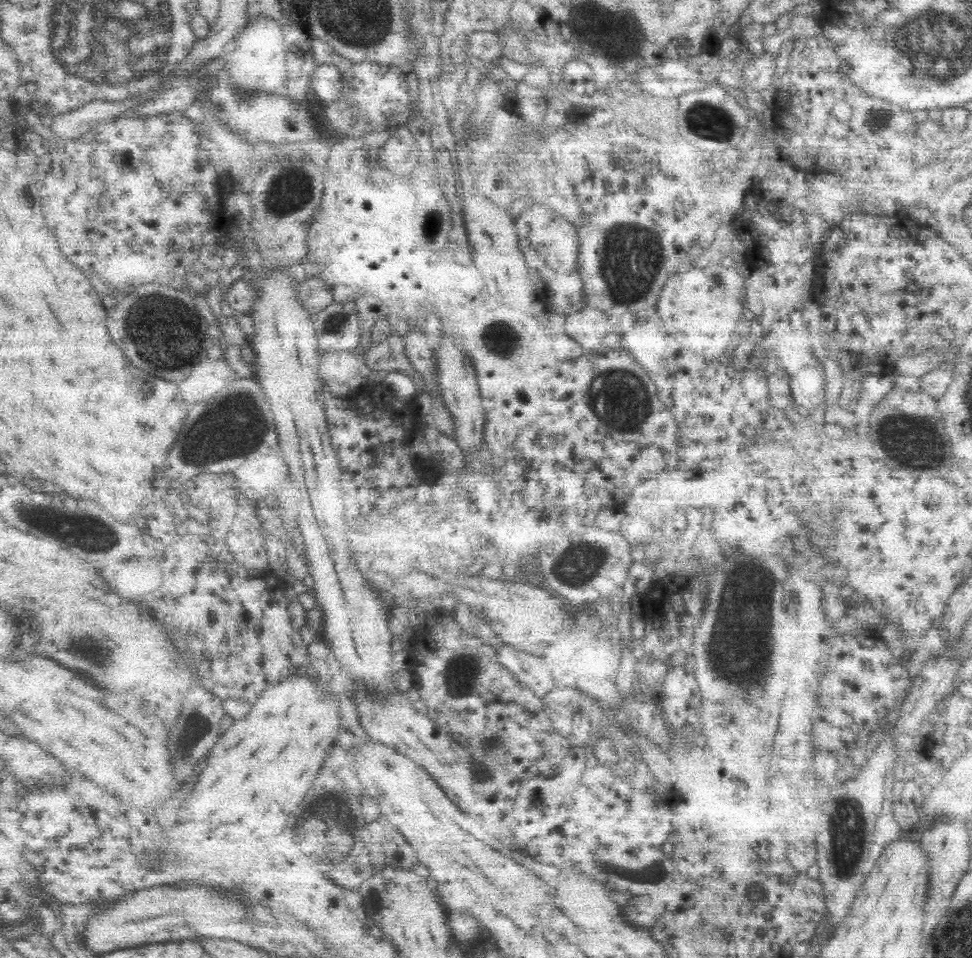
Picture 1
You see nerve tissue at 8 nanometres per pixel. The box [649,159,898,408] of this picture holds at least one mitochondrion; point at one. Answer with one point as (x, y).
(714, 280)

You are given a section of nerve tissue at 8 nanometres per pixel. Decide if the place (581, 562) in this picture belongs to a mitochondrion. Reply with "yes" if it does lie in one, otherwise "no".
yes

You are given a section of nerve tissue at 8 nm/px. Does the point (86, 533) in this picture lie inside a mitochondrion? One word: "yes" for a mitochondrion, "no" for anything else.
yes

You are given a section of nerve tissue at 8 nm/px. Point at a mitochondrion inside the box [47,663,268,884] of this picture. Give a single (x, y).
(191, 729)

